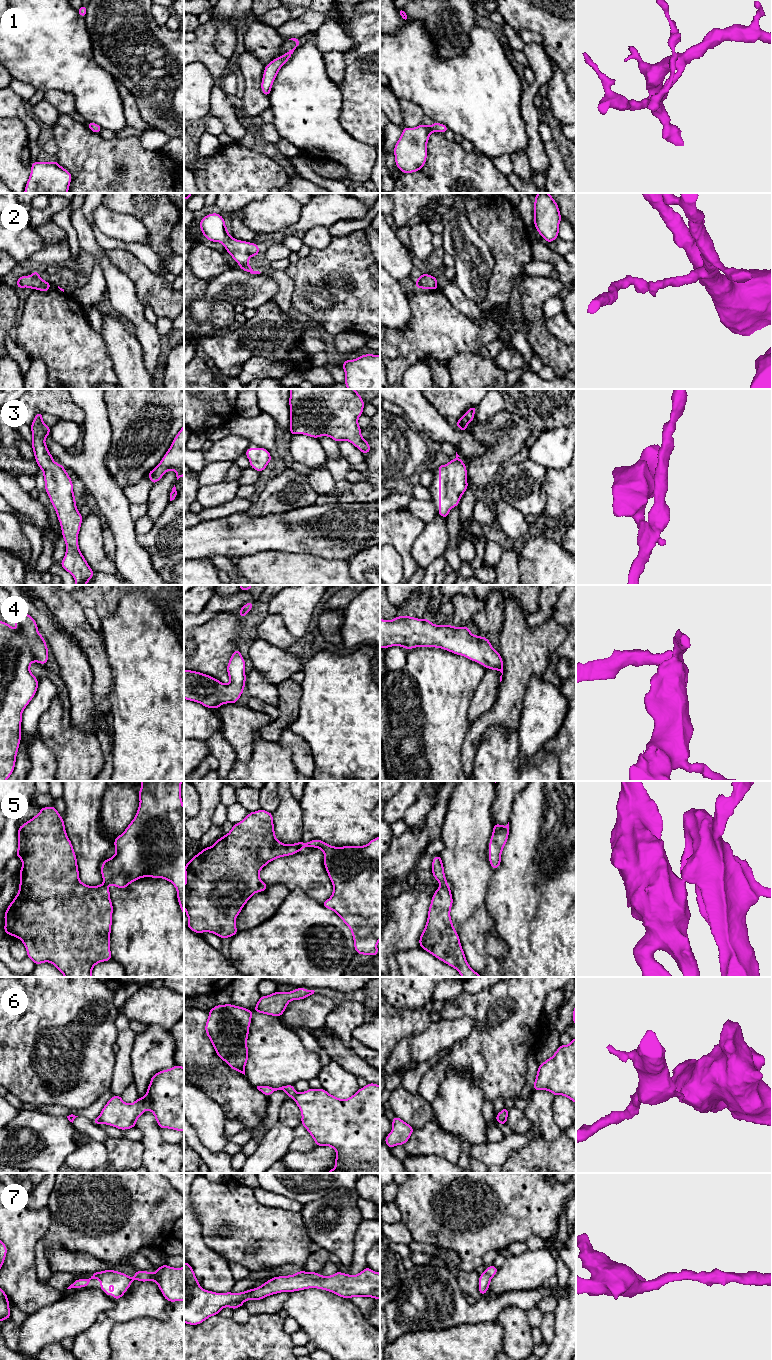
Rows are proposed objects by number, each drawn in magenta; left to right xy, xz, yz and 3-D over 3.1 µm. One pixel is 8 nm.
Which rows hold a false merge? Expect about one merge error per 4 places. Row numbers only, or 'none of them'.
5, 6

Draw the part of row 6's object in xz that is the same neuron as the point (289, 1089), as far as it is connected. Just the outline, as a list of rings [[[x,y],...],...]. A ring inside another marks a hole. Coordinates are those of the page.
[[[285,1085],[279,1088],[274,1088],[274,1087],[270,1087],[270,1086],[257,1086],[257,1089],[262,1092],[265,1096],[269,1097],[273,1092],[277,1091],[277,1090],[283,1090],[286,1092],[286,1094],[294,1099],[295,1095],[297,1094],[295,1089],[294,1089],[294,1085]]]

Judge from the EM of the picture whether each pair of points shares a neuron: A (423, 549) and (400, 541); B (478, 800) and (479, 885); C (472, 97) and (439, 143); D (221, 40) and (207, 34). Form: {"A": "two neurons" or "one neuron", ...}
{"A": "two neurons", "B": "one neuron", "C": "two neurons", "D": "two neurons"}

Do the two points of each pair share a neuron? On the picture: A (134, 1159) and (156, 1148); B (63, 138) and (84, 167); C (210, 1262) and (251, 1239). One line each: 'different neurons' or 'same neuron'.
A: different neurons
B: same neuron
C: different neurons

